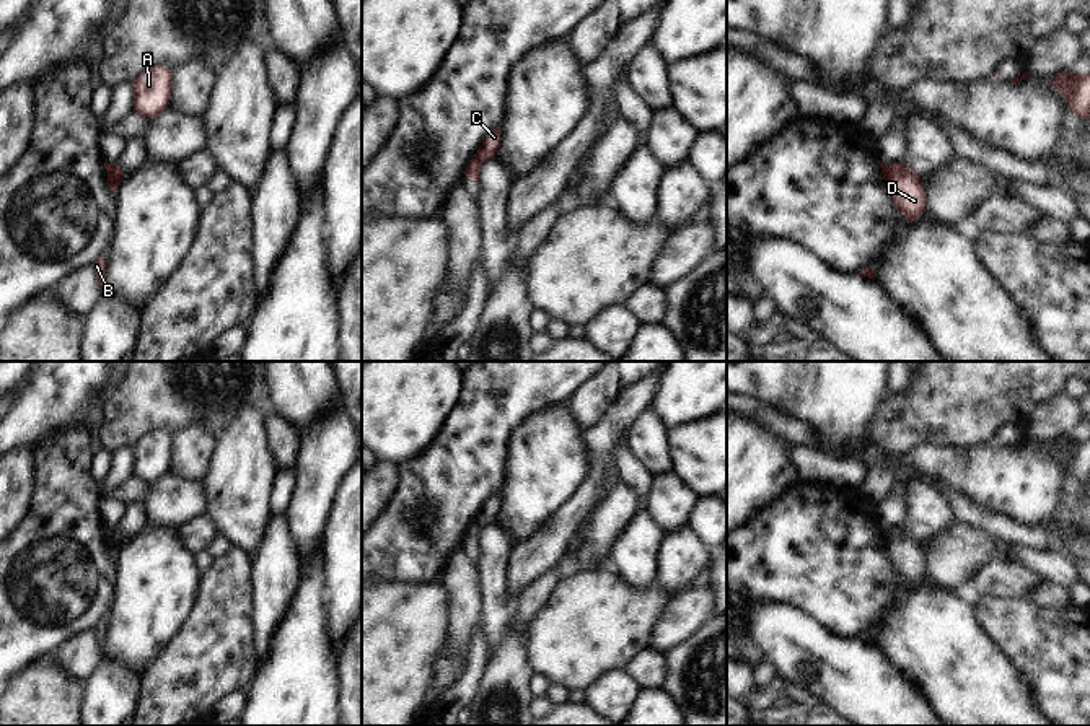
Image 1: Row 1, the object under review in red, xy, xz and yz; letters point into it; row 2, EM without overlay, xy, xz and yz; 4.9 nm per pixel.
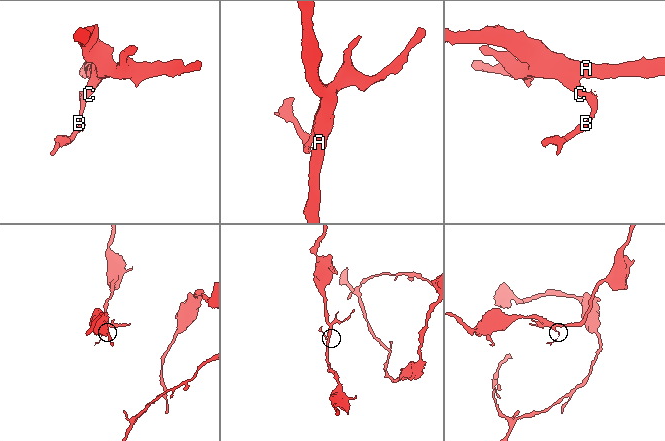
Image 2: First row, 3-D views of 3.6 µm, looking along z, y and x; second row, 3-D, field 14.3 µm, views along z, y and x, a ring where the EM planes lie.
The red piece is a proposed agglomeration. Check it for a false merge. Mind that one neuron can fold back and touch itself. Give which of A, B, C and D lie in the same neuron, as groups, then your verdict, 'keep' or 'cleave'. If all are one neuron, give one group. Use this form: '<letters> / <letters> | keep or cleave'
A C / B D | cleave

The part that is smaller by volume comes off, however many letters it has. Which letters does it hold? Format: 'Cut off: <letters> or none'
Cut off: B, D

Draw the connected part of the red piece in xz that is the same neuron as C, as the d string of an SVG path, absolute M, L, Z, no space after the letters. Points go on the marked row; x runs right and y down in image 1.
M499 125L497 129L494 129L492 132L487 133L486 140L476 151L474 158L479 163L494 158L497 153L497 148L500 147L500 138L502 138L502 135L500 135L500 125Z

